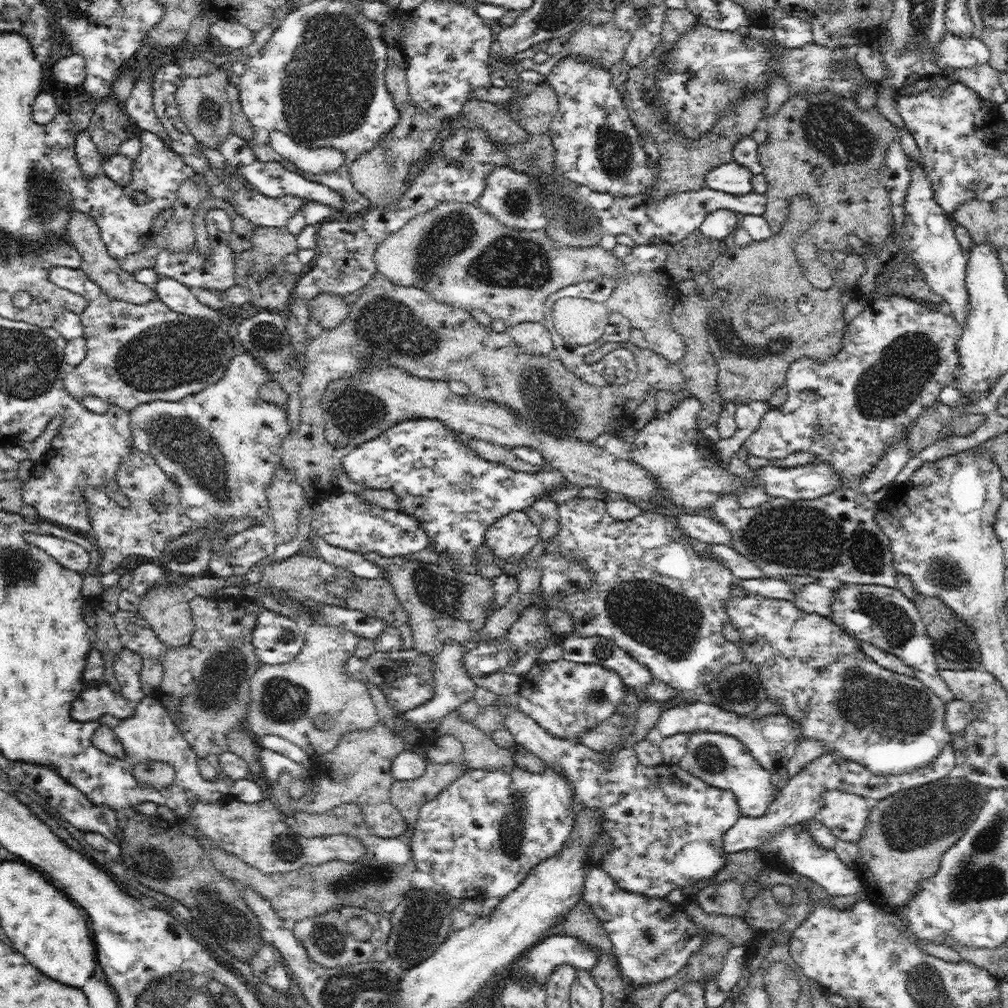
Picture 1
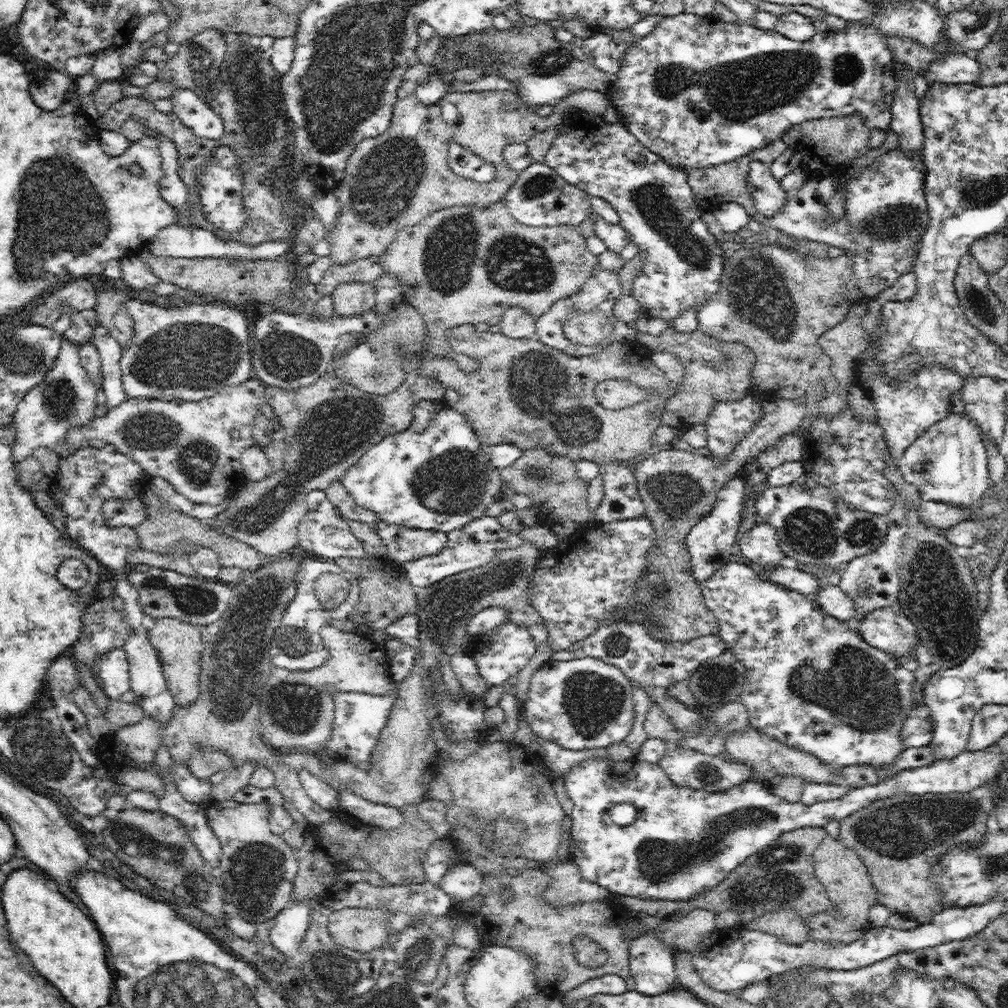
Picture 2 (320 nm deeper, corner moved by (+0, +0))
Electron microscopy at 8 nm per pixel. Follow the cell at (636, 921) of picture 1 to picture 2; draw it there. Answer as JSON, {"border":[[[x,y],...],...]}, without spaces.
{"border":[[[648,930],[630,942],[629,969],[635,989],[646,996],[668,992],[676,980],[674,952]]]}

